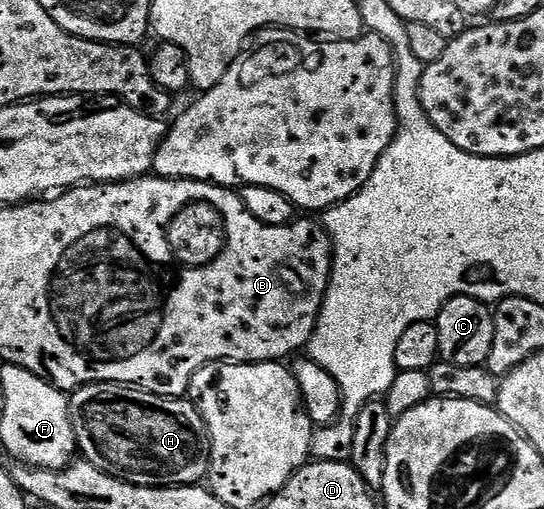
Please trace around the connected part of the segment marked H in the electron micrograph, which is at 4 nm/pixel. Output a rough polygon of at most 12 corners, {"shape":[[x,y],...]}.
{"shape":[[71,392],[79,454],[115,479],[187,487],[208,430],[187,398]]}

